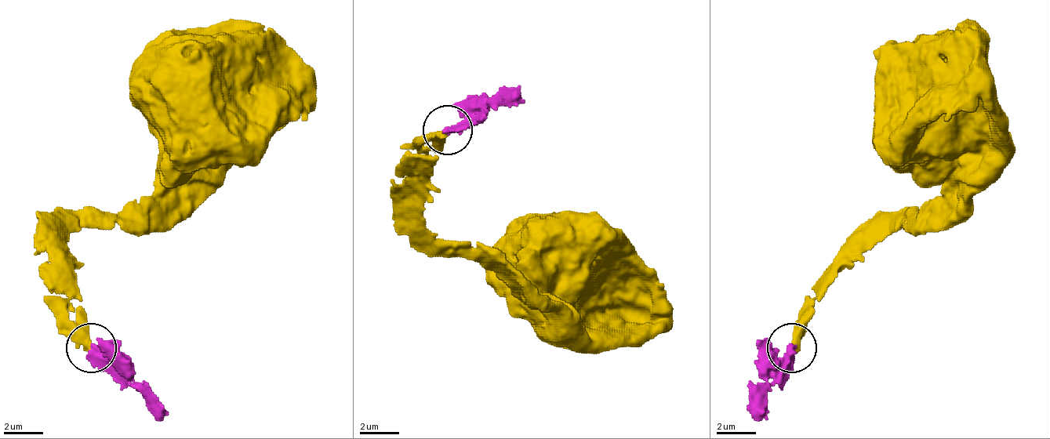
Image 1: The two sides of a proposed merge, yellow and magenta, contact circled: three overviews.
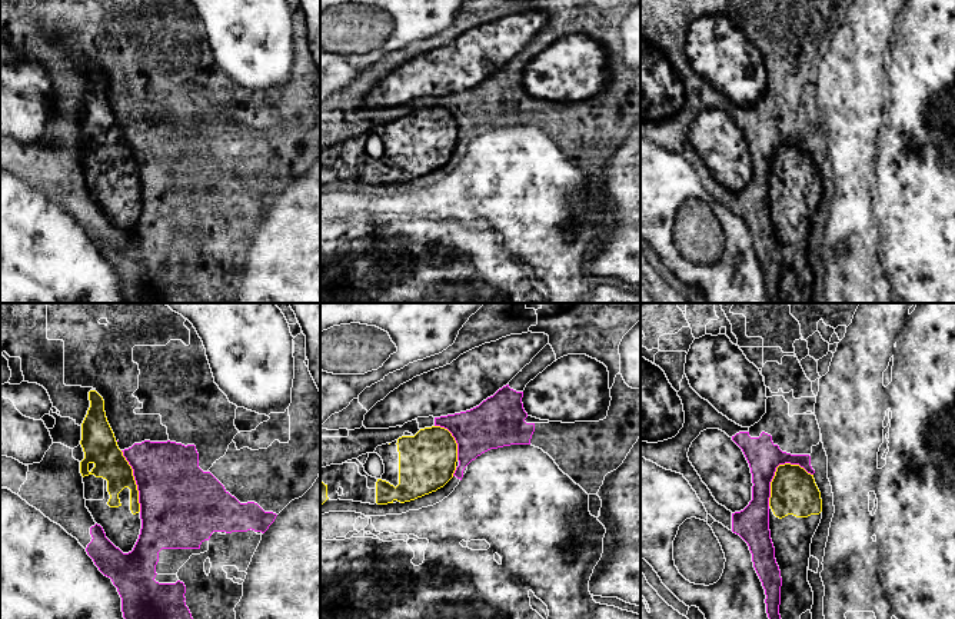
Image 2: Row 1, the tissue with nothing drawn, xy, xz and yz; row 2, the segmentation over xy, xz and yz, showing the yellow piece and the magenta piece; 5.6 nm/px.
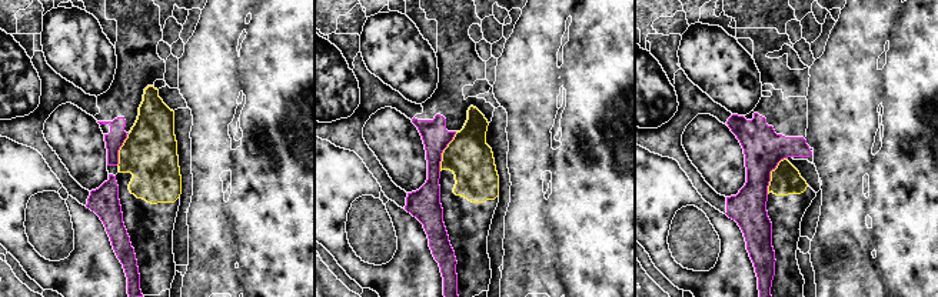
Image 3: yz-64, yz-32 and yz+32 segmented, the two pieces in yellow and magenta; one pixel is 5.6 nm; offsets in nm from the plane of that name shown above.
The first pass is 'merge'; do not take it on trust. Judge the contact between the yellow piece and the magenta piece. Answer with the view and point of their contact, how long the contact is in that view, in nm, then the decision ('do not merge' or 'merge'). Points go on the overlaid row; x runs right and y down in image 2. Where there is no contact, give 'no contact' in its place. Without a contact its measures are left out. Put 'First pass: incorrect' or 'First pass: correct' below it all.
yz (777, 469) | 320 nm | do not merge
First pass: incorrect

